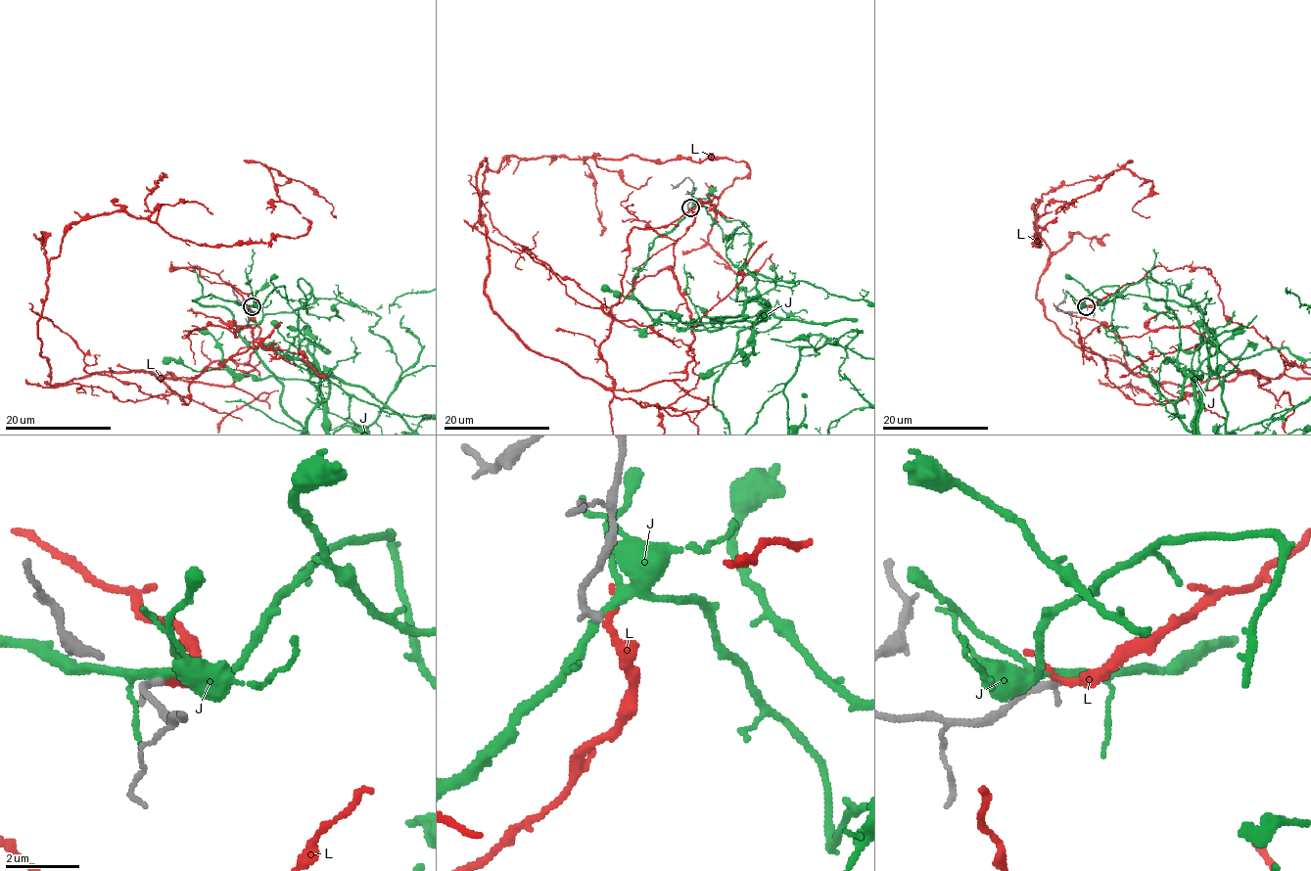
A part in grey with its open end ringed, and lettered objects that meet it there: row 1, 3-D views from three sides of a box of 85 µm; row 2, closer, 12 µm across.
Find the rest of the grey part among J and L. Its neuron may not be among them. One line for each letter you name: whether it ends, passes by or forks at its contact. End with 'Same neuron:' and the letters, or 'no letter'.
L: It passes by
Same neuron: L

